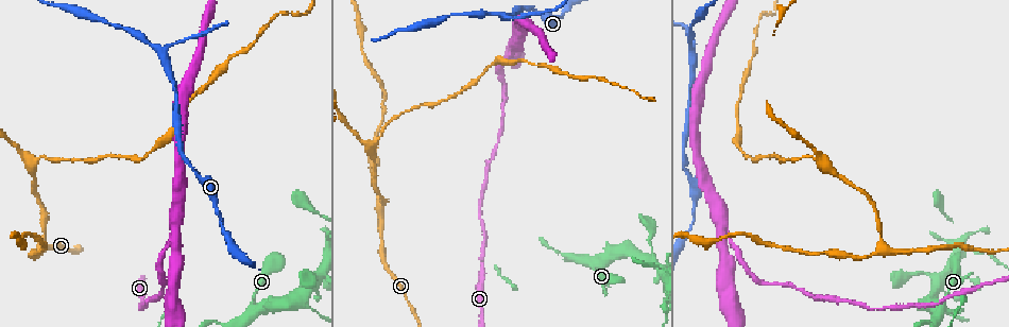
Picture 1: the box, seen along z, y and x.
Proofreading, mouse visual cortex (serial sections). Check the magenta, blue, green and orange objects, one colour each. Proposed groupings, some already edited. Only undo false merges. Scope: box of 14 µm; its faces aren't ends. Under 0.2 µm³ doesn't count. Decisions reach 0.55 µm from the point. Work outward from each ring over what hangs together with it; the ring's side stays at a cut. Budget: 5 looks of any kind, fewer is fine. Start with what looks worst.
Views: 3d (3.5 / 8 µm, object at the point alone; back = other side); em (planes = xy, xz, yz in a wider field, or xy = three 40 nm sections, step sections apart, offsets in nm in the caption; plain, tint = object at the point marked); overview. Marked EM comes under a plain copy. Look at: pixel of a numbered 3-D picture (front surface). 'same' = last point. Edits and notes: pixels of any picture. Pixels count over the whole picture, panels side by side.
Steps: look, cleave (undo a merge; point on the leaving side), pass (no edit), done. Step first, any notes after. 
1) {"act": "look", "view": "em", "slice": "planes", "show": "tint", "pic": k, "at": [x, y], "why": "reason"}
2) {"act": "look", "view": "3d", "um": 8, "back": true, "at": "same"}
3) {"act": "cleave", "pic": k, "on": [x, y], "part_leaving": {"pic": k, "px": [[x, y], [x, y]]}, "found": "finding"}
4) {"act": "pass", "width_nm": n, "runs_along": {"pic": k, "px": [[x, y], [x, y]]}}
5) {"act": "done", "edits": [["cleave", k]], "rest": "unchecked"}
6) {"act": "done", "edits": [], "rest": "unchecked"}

{"act": "look", "view": "3d", "um": 3.5, "pic": 1, "at": [512, 54], "why": "three arms meet"}

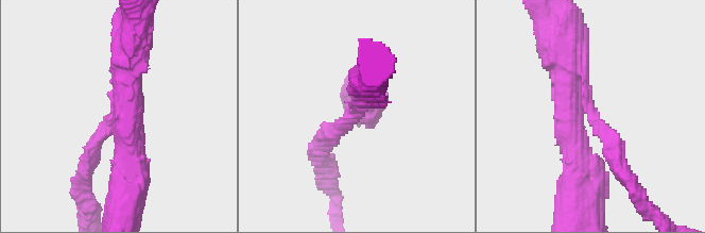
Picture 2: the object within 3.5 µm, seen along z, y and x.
{"act": "look", "view": "em", "slice": "xy", "step": 1, "show": "tint", "pic": 2, "at": [122, 98], "arms": 3, "arm_widths_nm": [250, 400, 500], "why": "shape alone is not enough"}

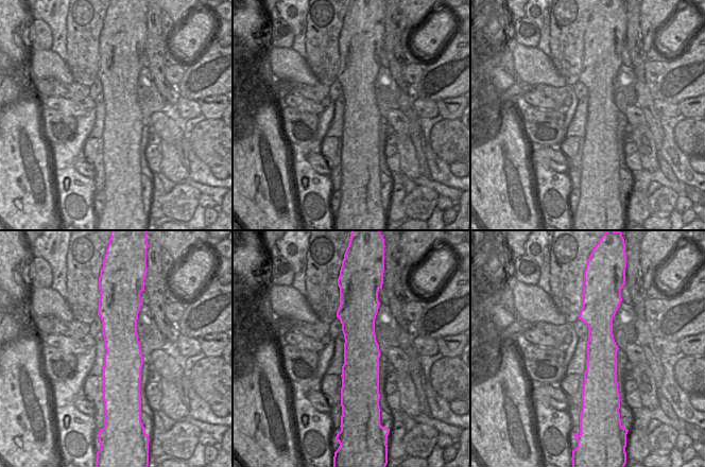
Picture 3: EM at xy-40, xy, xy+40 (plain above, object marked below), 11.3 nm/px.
{"act": "pass", "runs_along": {"pic": 2, "px": [[615, 155], [564, 37]]}, "found": "one cell here"}

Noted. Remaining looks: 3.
{"act": "look", "view": "3d", "um": 3.5, "pic": 1, "at": [502, 15], "why": "sharp bend"}

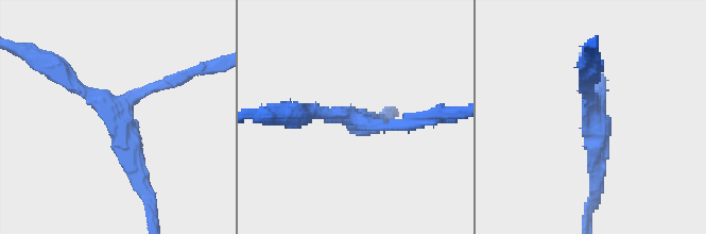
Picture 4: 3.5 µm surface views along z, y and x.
{"act": "look", "view": "em", "slice": "planes", "show": "tint", "pic": 4, "at": [351, 118], "arms": 3, "arm_widths_nm": [150, 200, 250]}

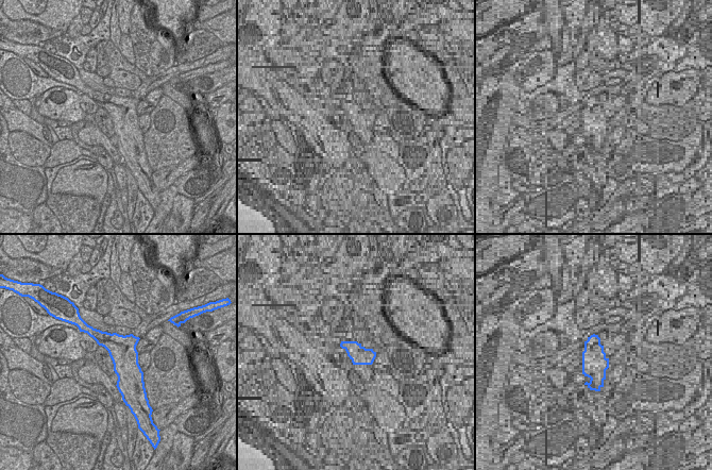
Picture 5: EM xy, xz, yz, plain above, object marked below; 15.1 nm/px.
{"act": "pass", "found": "all the same cell"}

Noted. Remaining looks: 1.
{"act": "done", "edits": [], "rest": "unchecked"}

